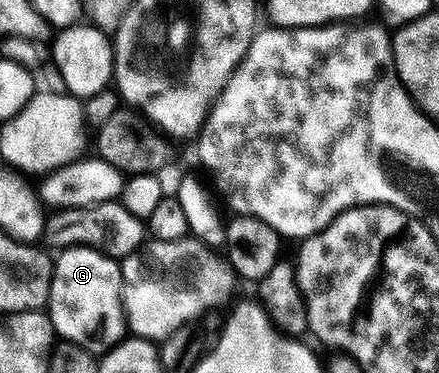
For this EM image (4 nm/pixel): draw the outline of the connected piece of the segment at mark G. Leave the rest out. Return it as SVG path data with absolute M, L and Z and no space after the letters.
M71 246L55 253L46 311L61 341L103 354L126 336L124 300L120 297L120 265L97 248Z

